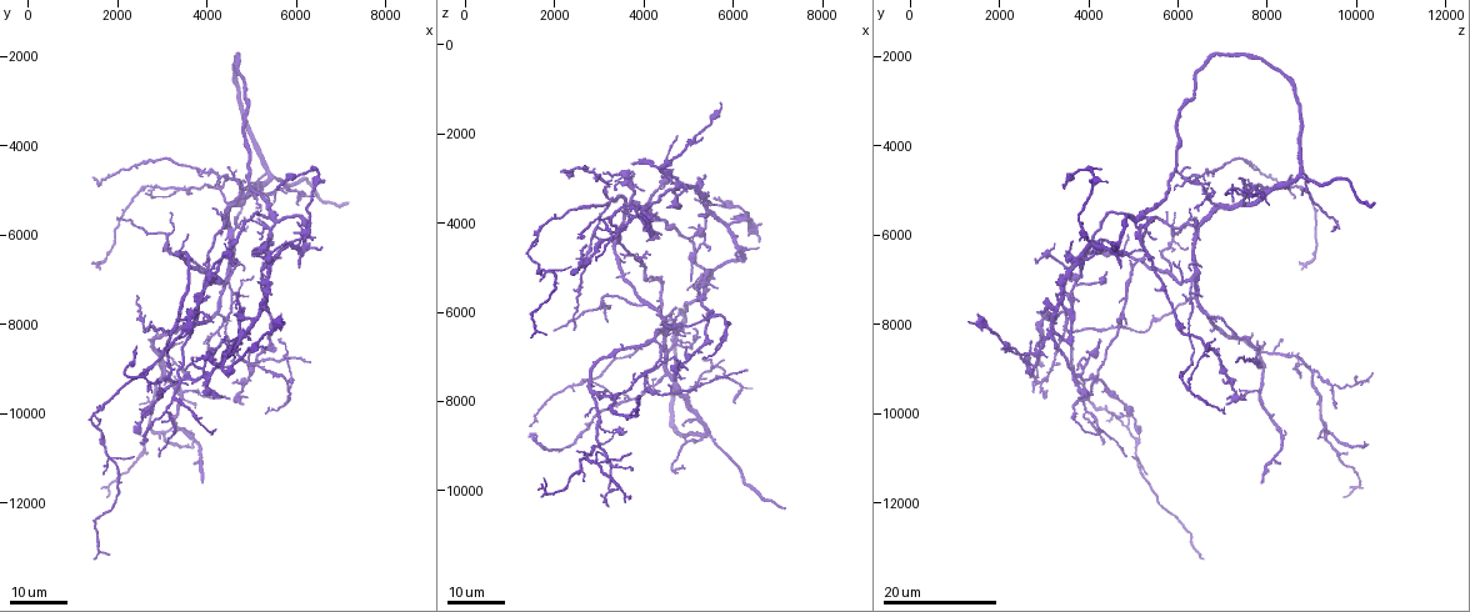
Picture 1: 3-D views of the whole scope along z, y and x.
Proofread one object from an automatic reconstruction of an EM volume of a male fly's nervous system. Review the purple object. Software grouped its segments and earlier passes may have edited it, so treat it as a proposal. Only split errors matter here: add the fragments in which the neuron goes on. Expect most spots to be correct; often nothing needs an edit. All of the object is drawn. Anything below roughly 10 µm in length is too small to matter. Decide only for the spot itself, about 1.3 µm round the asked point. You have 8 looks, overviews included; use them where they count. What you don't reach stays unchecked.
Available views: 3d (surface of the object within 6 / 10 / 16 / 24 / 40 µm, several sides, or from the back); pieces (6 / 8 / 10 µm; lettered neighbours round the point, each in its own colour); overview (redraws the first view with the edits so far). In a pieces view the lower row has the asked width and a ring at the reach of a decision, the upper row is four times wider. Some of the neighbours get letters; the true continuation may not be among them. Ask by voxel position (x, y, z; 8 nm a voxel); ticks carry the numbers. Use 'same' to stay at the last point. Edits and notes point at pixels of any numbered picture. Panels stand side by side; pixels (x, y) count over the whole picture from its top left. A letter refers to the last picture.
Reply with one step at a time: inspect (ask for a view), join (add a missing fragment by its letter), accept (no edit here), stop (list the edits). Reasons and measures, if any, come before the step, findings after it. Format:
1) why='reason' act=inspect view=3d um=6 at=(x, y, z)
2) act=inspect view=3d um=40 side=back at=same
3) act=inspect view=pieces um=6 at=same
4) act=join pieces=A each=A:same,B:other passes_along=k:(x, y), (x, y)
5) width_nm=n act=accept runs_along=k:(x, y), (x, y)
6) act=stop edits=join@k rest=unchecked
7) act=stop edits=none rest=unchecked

why='free end' act=inspect view=3d um=16 at=(4900, 5900, 9450)

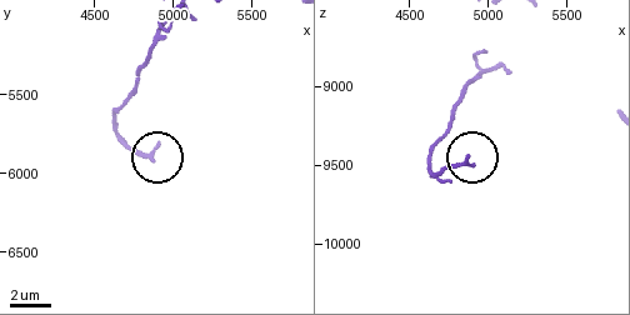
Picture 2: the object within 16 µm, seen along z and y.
act=inspect view=pieces um=6 at=(4880, 5920, 9440)

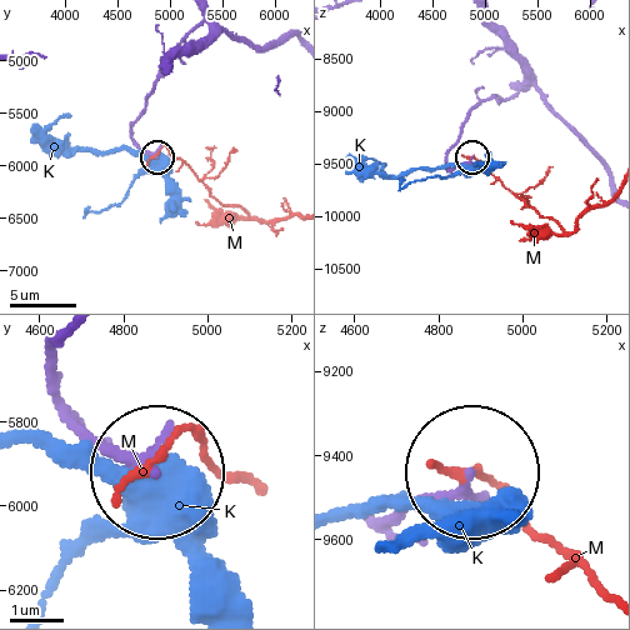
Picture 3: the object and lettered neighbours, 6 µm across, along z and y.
act=accept each=K:other,M:other runs_along=3:(59, 343), (73, 410), (153, 473) found='none of them fits'

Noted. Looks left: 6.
why='free end' act=inspect view=3d um=16 at=(3150, 8550, 2900)

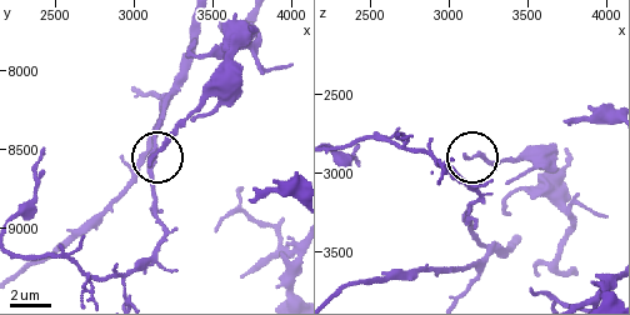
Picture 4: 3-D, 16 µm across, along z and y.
why='what lies round it' act=inspect view=pieces um=8 at=(3120, 8600, 2880)

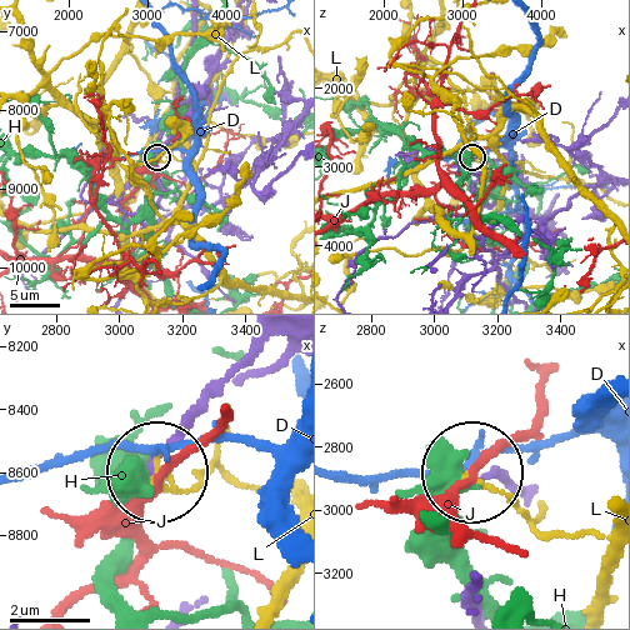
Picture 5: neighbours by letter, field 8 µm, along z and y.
act=accept each=D:other,H:other,J:other,L:other runs_along=5:(529, 489), (473, 471) found='none of them fits'

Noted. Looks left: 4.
why='branch stops here' act=inspect view=3d um=24 at=(1450, 6600, 8750)

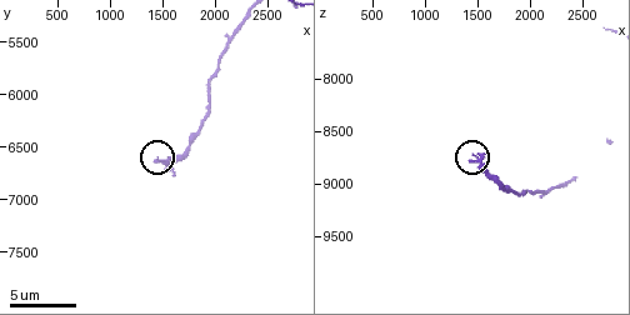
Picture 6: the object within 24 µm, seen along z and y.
act=inspect view=pieces um=10 at=(1460, 6640, 8720)

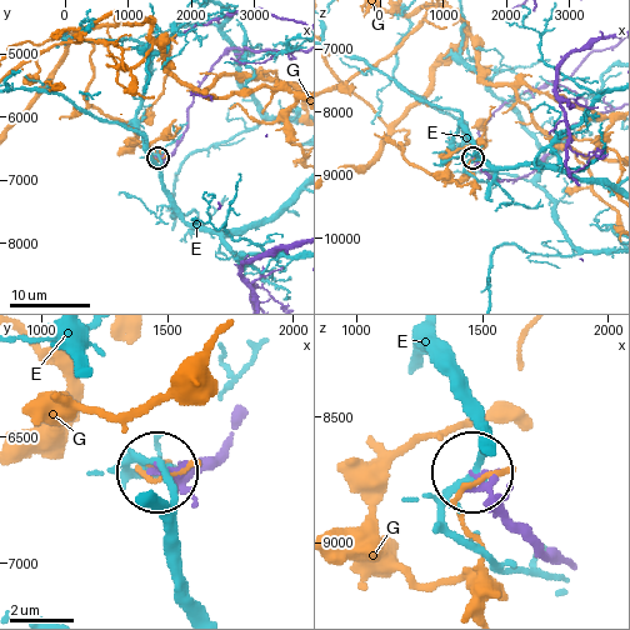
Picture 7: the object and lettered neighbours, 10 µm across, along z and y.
width_nm=210 act=accept each=E:other,G:other runs_along=7:(226, 446), (164, 471) found='no lettered fragment goes on from it'

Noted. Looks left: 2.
why='long arm stops here' act=inspect view=3d um=16 at=(7150, 5300, 10350)

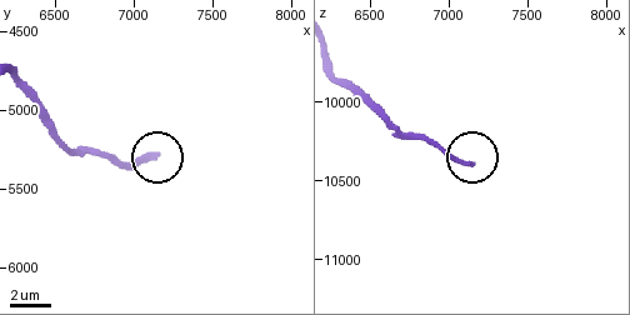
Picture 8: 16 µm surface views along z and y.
act=inspect view=pieces um=10 at=(7160, 5280, 10400)

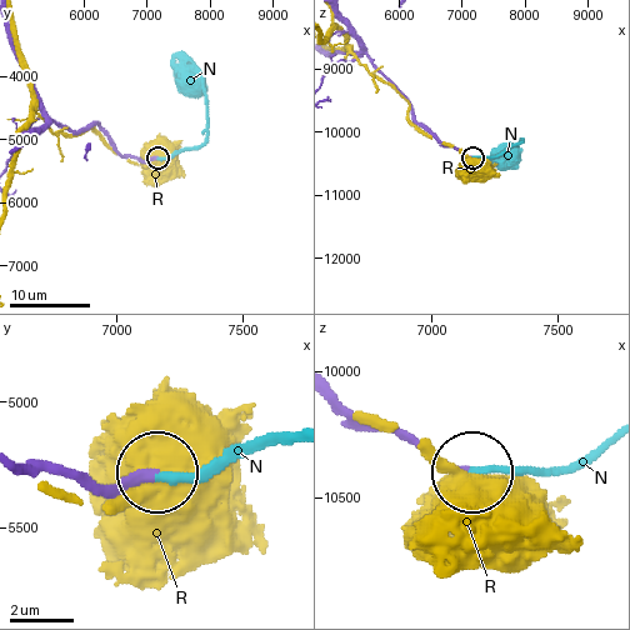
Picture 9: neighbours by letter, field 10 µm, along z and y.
act=join pieces=N each=N:same,R:other found='the neuron continues'

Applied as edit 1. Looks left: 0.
act=stop edits=join@9 rest=unchecked

